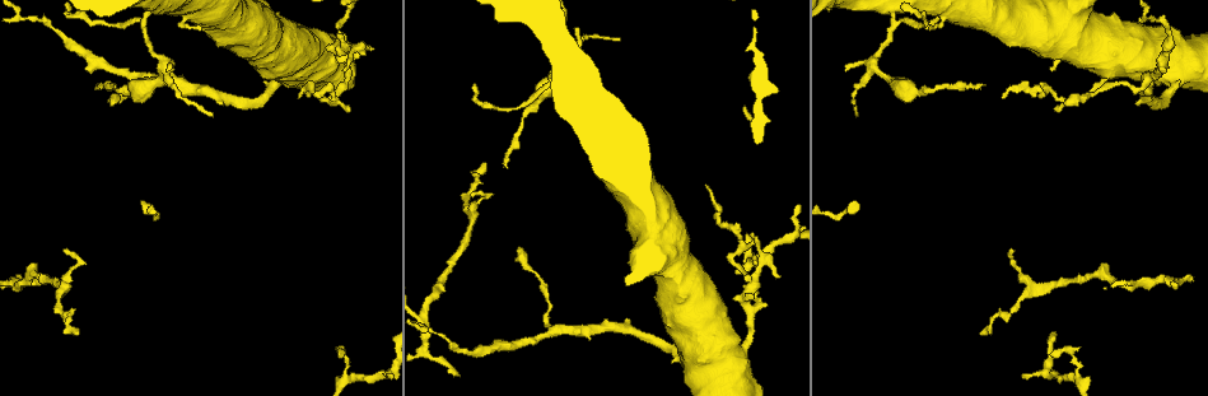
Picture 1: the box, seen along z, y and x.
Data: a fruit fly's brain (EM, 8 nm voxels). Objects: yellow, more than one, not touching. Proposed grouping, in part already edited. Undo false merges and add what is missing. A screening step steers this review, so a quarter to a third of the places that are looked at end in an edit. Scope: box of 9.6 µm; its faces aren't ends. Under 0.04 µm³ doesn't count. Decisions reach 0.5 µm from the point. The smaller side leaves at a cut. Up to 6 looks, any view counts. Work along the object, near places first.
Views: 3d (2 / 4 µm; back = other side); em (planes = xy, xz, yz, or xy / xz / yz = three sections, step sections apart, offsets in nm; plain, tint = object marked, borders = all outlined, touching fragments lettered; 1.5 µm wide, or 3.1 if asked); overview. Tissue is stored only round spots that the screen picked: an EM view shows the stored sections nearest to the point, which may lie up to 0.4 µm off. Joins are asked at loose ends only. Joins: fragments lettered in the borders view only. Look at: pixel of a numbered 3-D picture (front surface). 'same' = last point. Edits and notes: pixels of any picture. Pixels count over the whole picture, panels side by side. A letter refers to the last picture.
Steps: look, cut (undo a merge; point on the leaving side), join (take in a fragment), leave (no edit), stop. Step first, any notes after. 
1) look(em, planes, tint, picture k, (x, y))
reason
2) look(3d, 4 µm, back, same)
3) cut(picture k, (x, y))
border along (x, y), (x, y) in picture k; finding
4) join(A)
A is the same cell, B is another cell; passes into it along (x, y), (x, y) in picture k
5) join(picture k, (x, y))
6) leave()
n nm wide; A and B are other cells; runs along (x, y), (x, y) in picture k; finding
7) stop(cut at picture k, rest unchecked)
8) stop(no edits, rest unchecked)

look(em, xy, step 8, tint, picture 1, (95, 84))
free end

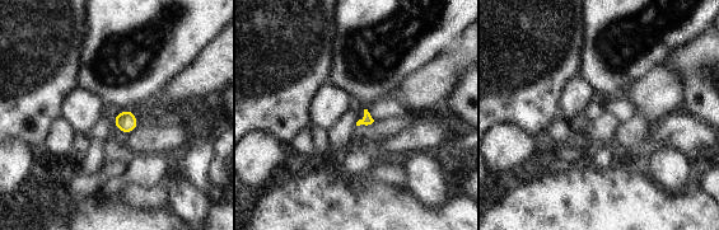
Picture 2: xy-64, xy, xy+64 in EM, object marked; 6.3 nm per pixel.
look(em, planes, borders, same)

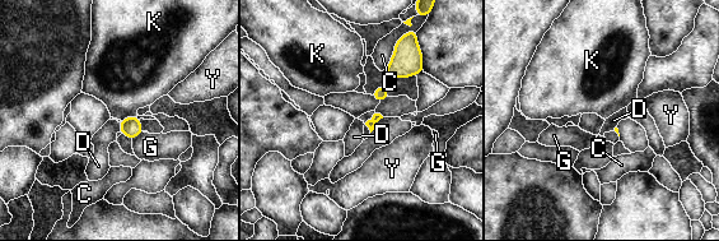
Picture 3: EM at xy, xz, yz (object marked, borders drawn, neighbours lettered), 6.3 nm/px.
leave()
C, D, G, K and Y are other cells; border along (118, 123), (120, 131) in picture 3; no lettered fragment goes on from it

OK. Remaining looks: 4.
look(em, yz, step 8, tint, picture 1, (1191, 280))
tapers out

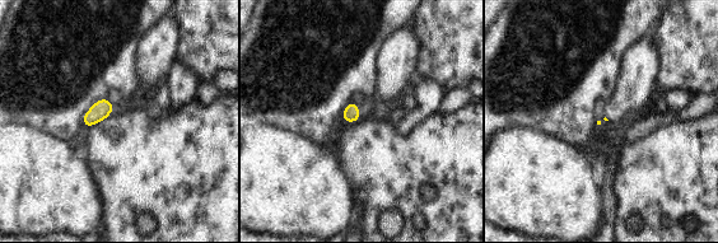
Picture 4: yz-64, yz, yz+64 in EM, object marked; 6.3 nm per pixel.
look(em, planes, borders, same)
another direction

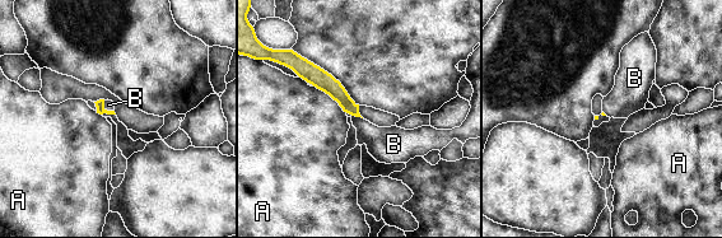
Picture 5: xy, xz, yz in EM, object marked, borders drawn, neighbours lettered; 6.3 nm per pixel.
join(B)
B is the same cell, A is another cell; passes into it along (332, 87), (357, 116), (385, 144) in picture 5; it goes on there

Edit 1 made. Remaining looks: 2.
look(3d, 2 µm, picture 1, (747, 314))
three-way junction

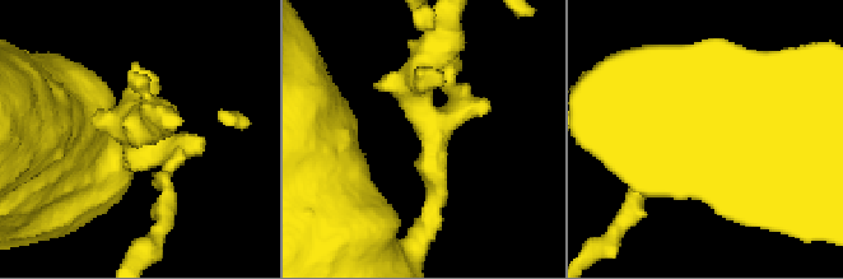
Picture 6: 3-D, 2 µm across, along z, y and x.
look(em, planes, borders, picture 6, (431, 129))
3 arms; shape alone is not enough

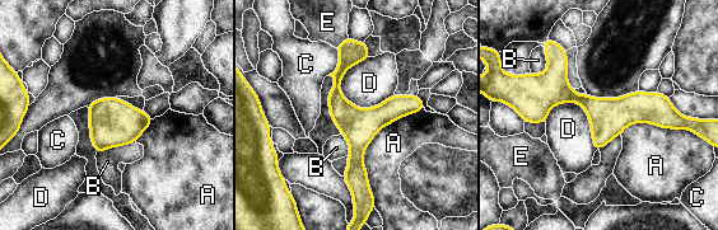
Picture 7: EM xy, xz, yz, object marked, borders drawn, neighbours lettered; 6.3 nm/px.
leave()
A, B, C, D and E are other cells; border along (135, 141), (97, 153) in picture 7; continuous, no second neuron

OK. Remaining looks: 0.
stop(join at picture 5, rest unchecked)

